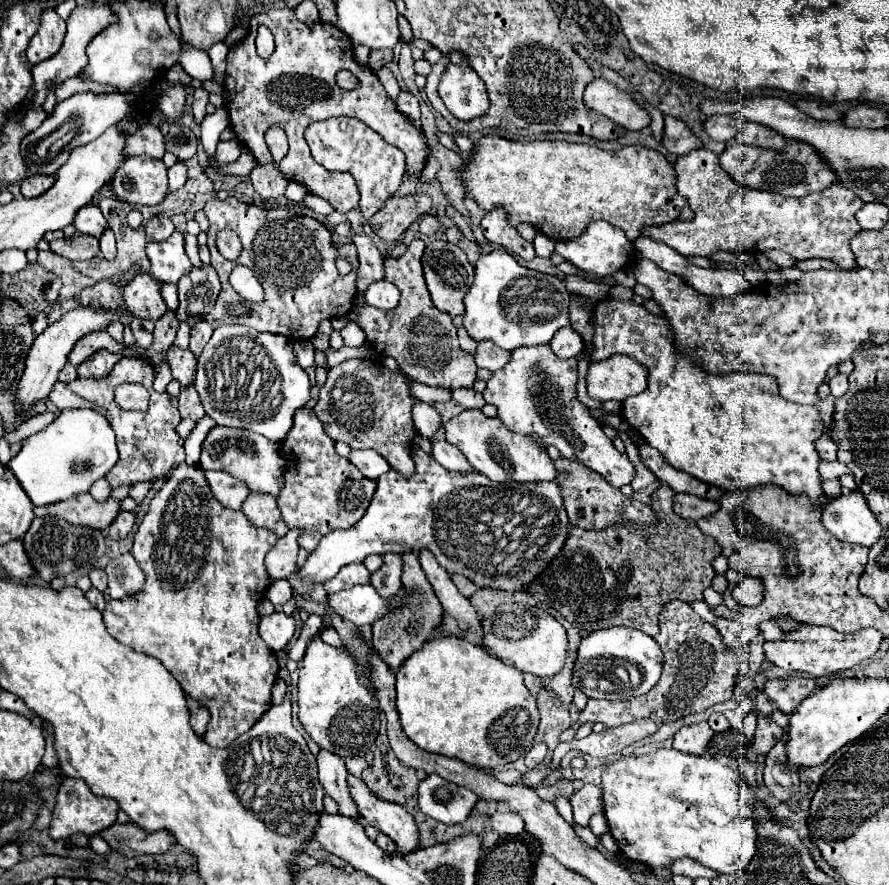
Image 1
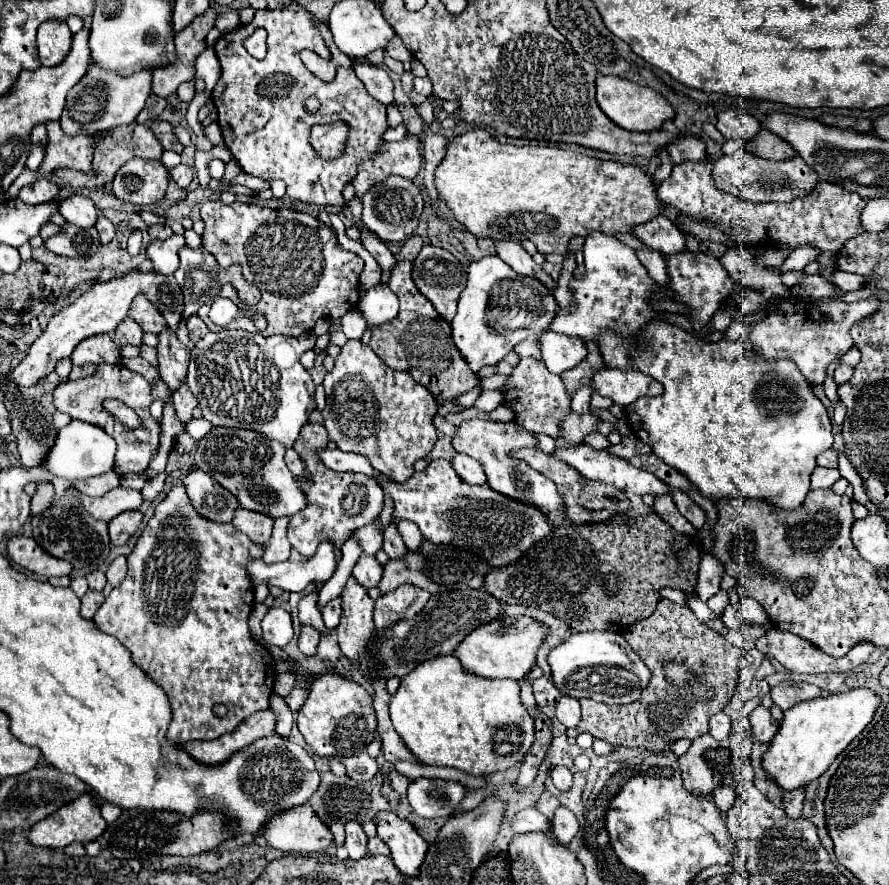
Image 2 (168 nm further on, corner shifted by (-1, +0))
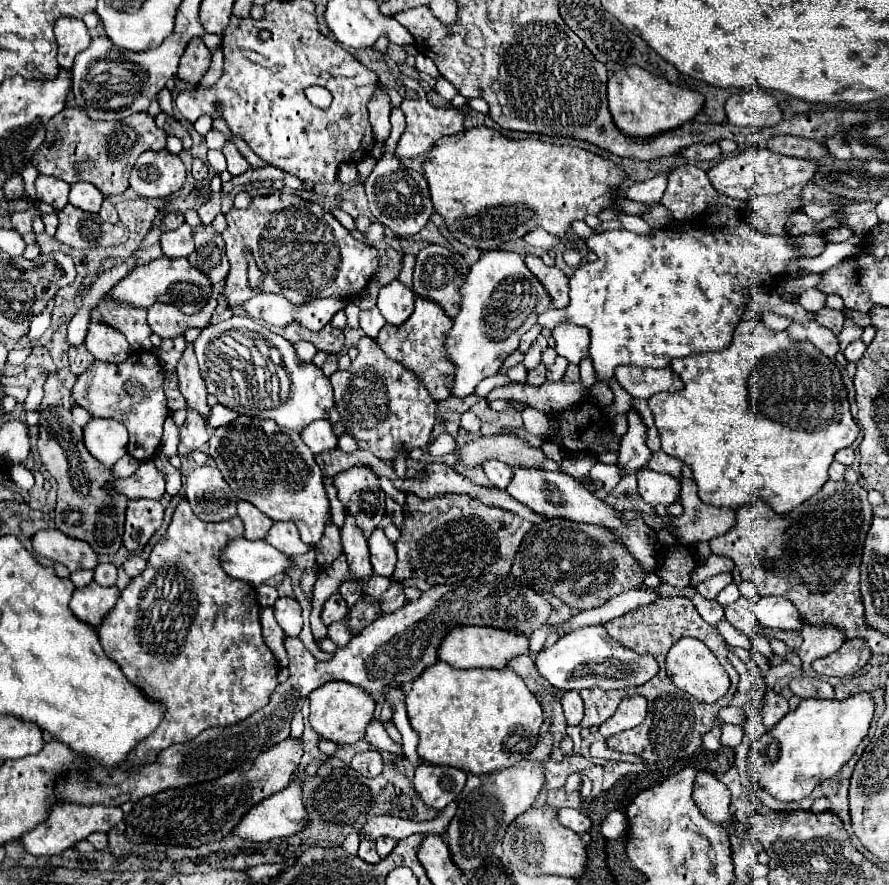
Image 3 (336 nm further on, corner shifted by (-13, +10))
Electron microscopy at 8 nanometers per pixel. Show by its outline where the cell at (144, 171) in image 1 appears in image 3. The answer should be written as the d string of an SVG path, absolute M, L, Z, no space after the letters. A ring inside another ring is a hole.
M144 152L132 168L130 188L142 198L166 198L182 188L184 178L186 170L176 154Z

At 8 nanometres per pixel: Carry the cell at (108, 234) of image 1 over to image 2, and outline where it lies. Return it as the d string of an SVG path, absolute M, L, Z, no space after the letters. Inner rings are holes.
M104 216L98 218L98 222L96 222L96 230L98 230L98 234L100 234L100 242L102 242L102 244L110 244L112 238L116 236L116 228L114 228L114 224L112 224L108 218L104 218Z

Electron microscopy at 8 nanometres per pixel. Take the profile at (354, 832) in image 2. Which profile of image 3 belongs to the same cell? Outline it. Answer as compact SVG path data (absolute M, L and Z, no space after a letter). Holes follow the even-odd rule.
M362 840L360 842L360 848L358 848L358 858L362 858L364 862L372 862L376 864L380 860L378 852L376 852L376 844L370 842L370 840Z

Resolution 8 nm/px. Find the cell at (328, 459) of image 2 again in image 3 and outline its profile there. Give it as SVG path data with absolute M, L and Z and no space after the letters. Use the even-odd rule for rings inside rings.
M328 420L310 422L310 426L304 426L300 430L300 438L314 454L318 454L322 450L334 450L338 444L338 436L334 434Z

